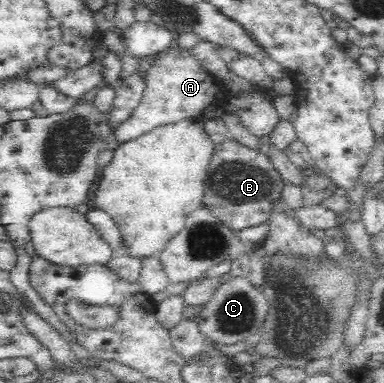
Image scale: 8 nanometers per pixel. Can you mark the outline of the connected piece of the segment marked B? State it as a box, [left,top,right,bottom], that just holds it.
[202,138,285,233]

